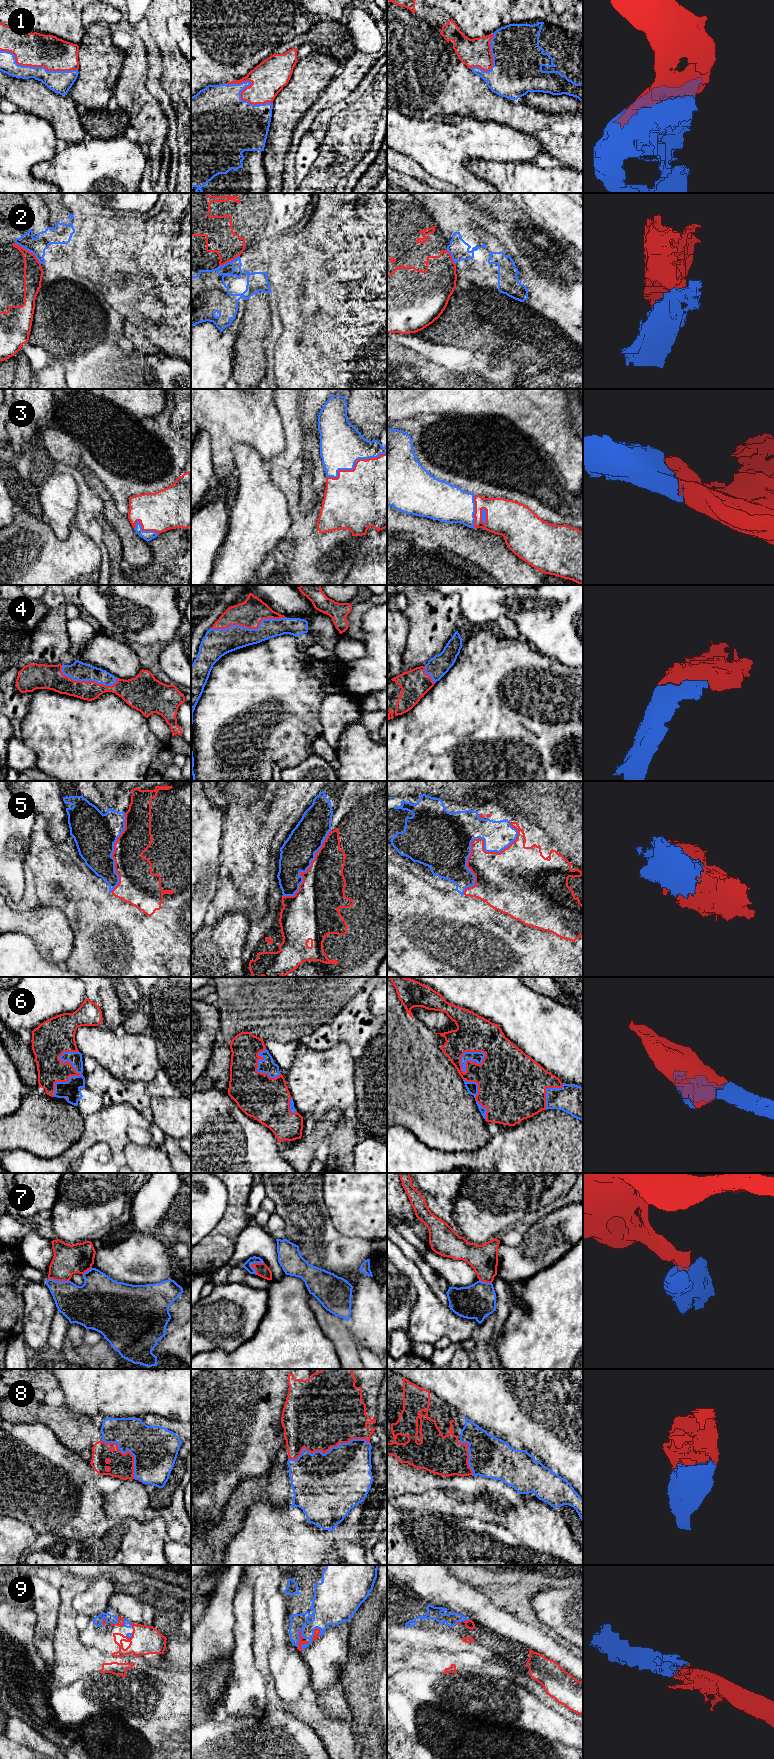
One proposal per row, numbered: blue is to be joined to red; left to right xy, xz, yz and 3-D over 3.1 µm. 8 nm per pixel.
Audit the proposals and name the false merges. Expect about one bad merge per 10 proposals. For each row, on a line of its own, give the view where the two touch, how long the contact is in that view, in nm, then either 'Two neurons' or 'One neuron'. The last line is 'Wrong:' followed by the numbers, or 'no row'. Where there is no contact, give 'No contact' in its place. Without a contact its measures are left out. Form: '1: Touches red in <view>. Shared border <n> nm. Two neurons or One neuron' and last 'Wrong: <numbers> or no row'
1: Touches red in xy. Shared border 650 nm. One neuron
2: Touches red in xy. Shared border 280 nm. Two neurons
3: Touches red in xz. Shared border 500 nm. One neuron
4: Touches red in xz. Shared border 600 nm. One neuron
5: Touches red in yz. Shared border 700 nm. One neuron
6: Touches red in xy. Shared border 420 nm. One neuron
7: Touches red in xz. Shared border 120 nm. One neuron
8: Touches red in xz. Shared border 650 nm. One neuron
9: Touches red in xz. Shared border 180 nm. One neuron
Wrong: 2

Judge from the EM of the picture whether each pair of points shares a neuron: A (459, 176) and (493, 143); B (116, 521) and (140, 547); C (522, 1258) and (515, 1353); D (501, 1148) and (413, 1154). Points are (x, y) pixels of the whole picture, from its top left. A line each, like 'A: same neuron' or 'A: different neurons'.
A: same neuron
B: same neuron
C: different neurons
D: same neuron

